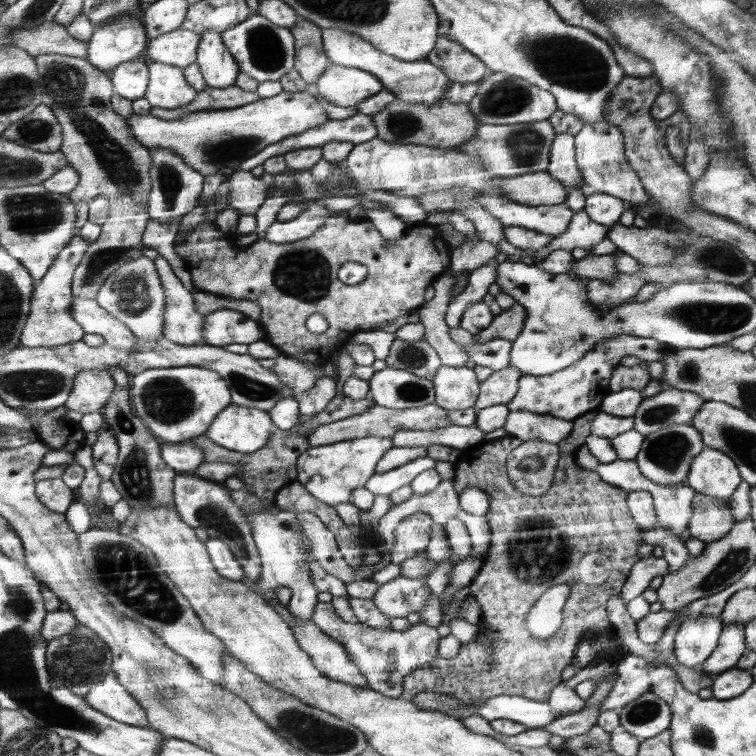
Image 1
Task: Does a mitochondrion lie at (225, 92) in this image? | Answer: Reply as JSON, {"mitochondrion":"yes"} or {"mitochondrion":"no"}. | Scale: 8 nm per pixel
{"mitochondrion":"no"}

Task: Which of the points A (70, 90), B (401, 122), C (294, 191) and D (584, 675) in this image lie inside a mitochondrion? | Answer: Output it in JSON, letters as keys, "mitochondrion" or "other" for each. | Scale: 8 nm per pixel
{"A":"mitochondrion","B":"mitochondrion","C":"other","D":"other"}

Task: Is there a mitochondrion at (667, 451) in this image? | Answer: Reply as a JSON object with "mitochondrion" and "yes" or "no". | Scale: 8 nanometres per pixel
{"mitochondrion":"yes"}

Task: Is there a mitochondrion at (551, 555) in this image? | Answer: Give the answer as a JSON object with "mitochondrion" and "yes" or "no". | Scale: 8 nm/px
{"mitochondrion":"yes"}

